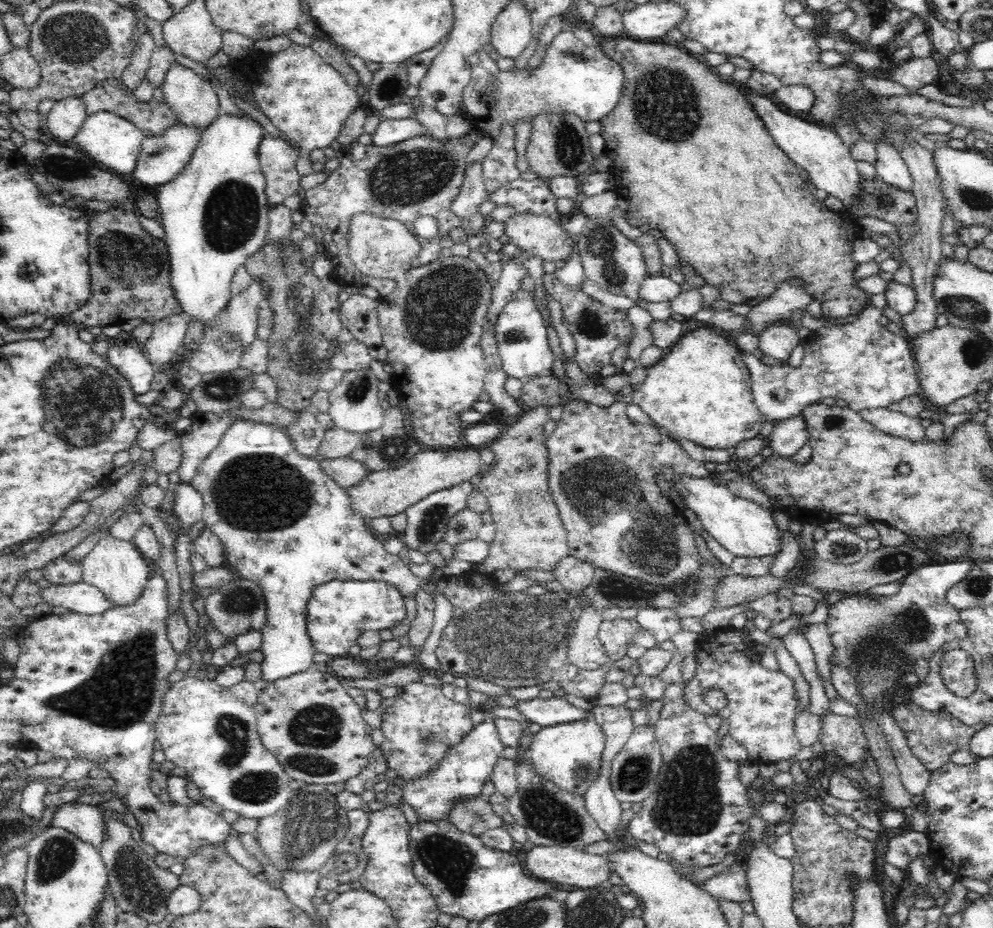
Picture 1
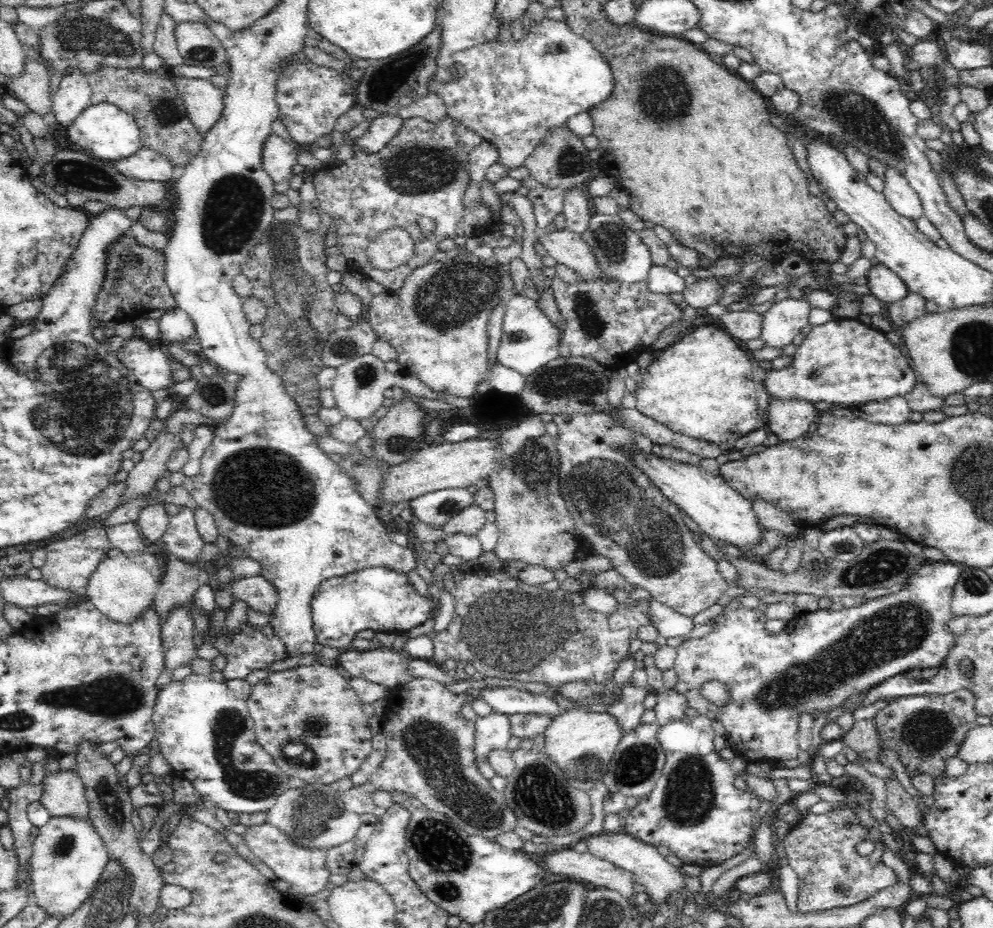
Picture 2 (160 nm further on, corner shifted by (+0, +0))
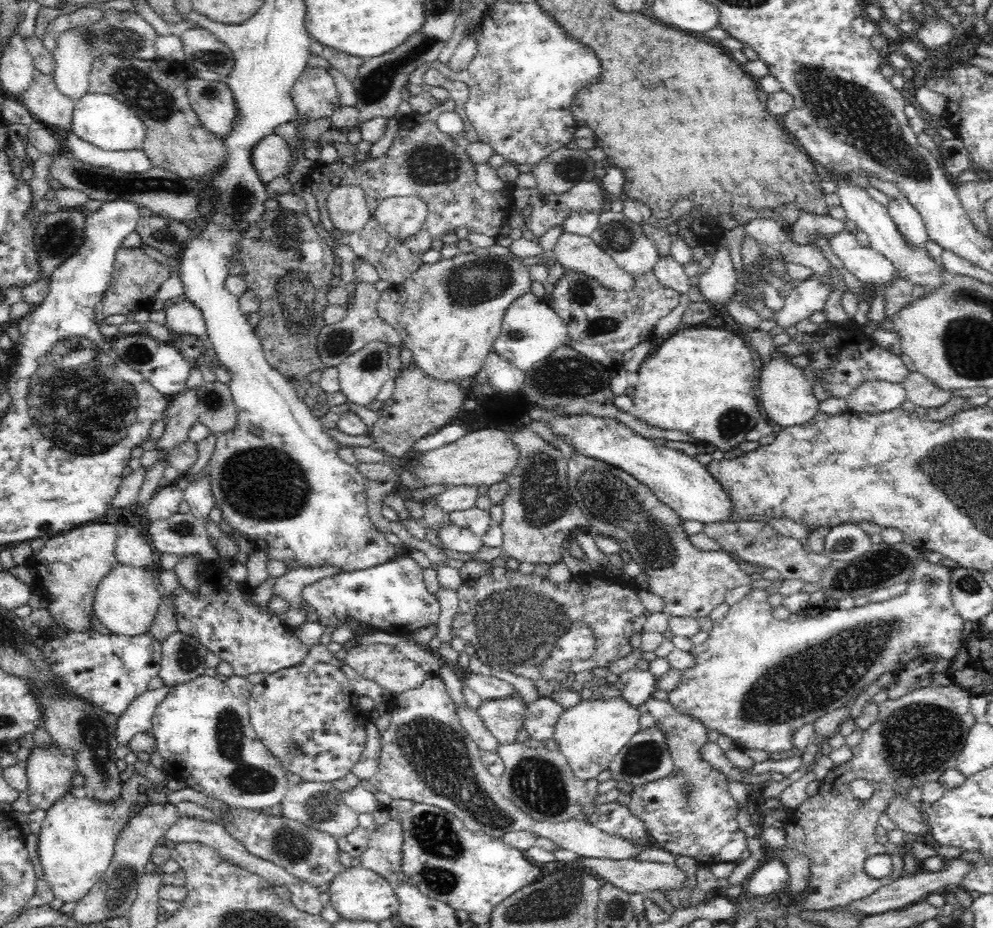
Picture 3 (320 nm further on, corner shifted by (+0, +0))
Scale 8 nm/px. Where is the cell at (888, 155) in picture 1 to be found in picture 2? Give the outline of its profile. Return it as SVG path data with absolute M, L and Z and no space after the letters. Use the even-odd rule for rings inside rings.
M887 167L884 184L883 194L886 201L898 215L910 220L918 220L920 216L924 215L918 194L896 169Z

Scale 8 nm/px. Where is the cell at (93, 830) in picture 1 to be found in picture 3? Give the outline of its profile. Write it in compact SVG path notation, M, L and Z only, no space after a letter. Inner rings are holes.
M57 745L50 746L50 748L40 748L40 746L32 748L25 766L28 784L26 790L21 792L20 796L11 804L12 811L22 812L22 814L28 814L38 809L47 811L54 802L62 800L70 793L76 793L70 788L70 779L78 770L76 758L64 756L60 750Z

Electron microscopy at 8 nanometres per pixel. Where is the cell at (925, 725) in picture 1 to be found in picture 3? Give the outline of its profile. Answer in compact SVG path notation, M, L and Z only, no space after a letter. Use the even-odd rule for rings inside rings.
M935 686L934 688L914 687L902 698L887 699L878 706L876 720L863 732L862 741L852 749L852 758L840 766L832 768L819 786L818 792L807 797L784 820L786 846L796 850L810 861L810 888L802 894L797 905L808 910L827 911L836 906L846 906L868 898L882 886L887 886L904 876L901 856L892 854L888 845L876 842L878 818L887 812L888 804L894 796L905 794L908 788L921 788L926 782L936 782L948 768L956 768L957 759L962 751L970 727L975 723L970 707L971 696L960 686ZM855 778L866 778L875 791L872 797L865 801L856 799L850 791L850 782ZM890 854L892 872L884 878L872 878L864 871L864 863L871 856Z

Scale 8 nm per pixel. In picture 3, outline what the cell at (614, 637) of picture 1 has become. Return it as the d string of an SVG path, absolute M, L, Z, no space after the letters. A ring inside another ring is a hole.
M506 565L490 567L477 578L464 579L456 588L460 603L452 629L460 639L474 644L486 669L522 674L534 681L539 697L550 698L557 691L569 690L574 682L573 669L569 669L562 683L542 679L540 670L542 662L556 648L558 638L570 628L586 624L594 632L594 655L584 665L588 670L610 667L633 650L630 638L635 634L635 623L650 613L642 605L639 591L622 586L621 581L617 576L605 578L592 573L558 585L548 577L522 574Z

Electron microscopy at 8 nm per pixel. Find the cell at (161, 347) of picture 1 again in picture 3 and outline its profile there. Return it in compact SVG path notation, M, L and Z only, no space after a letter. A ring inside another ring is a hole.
M184 299L165 309L165 313L165 326L168 329L178 334L189 334L195 337L206 334L206 319L202 317L202 311L194 303Z

